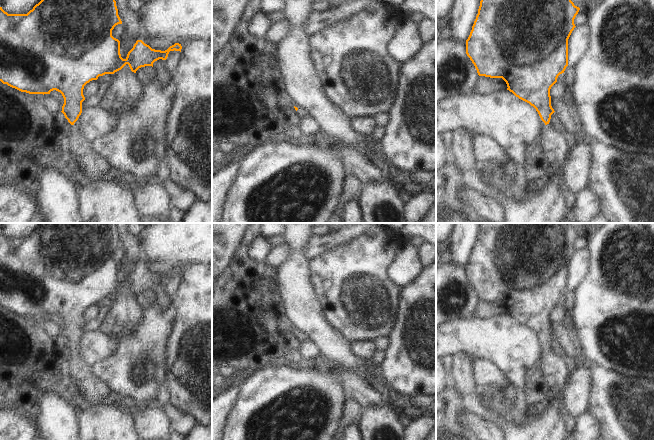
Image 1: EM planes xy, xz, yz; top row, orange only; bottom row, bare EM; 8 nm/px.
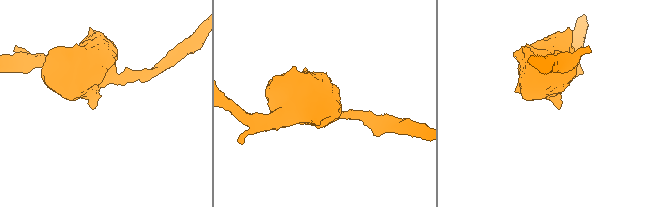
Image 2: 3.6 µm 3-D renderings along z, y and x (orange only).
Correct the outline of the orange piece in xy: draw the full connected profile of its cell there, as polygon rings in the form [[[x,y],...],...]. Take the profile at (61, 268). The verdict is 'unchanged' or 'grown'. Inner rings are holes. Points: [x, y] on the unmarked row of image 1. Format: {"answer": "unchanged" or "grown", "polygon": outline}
{"answer": "grown", "polygon": [[[42,223],[27,238],[8,238],[0,231],[0,305],[3,308],[29,318],[50,318],[56,314],[64,322],[62,337],[71,348],[69,358],[69,376],[77,382],[79,395],[84,397],[90,407],[94,408],[100,403],[111,404],[124,408],[113,400],[114,393],[90,370],[90,366],[82,361],[80,351],[74,347],[82,337],[84,310],[99,300],[114,298],[126,288],[132,296],[145,290],[152,290],[159,283],[166,284],[170,275],[180,275],[181,268],[175,267],[167,274],[155,274],[142,264],[137,264],[133,272],[123,283],[120,278],[120,265],[112,260],[112,254],[122,245],[118,239],[115,223]]]}

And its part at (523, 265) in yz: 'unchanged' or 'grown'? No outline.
grown

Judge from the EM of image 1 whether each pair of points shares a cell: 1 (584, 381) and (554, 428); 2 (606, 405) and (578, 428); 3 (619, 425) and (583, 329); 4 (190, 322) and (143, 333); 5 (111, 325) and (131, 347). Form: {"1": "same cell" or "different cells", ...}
{"1": "different cells", "2": "different cells", "3": "different cells", "4": "different cells", "5": "different cells"}

